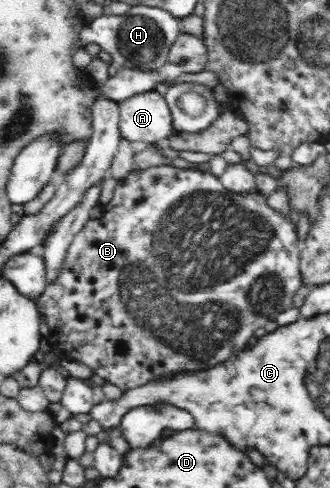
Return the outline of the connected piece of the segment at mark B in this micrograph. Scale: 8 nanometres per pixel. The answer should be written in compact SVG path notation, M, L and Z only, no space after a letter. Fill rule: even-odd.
M168 164L141 171L132 170L125 178L125 183L116 186L102 218L88 220L74 236L66 250L58 278L47 284L44 294L35 301L40 316L46 318L46 325L50 329L52 350L66 361L86 365L93 373L126 391L150 384L152 380L162 380L164 376L212 369L234 356L239 349L248 347L248 342L256 338L257 330L272 330L272 326L276 326L276 322L272 321L276 321L279 314L295 307L294 296L303 285L296 223L288 214L272 209L267 198L259 191L244 194L232 192L221 183L218 176L202 167L199 170L180 169Z

